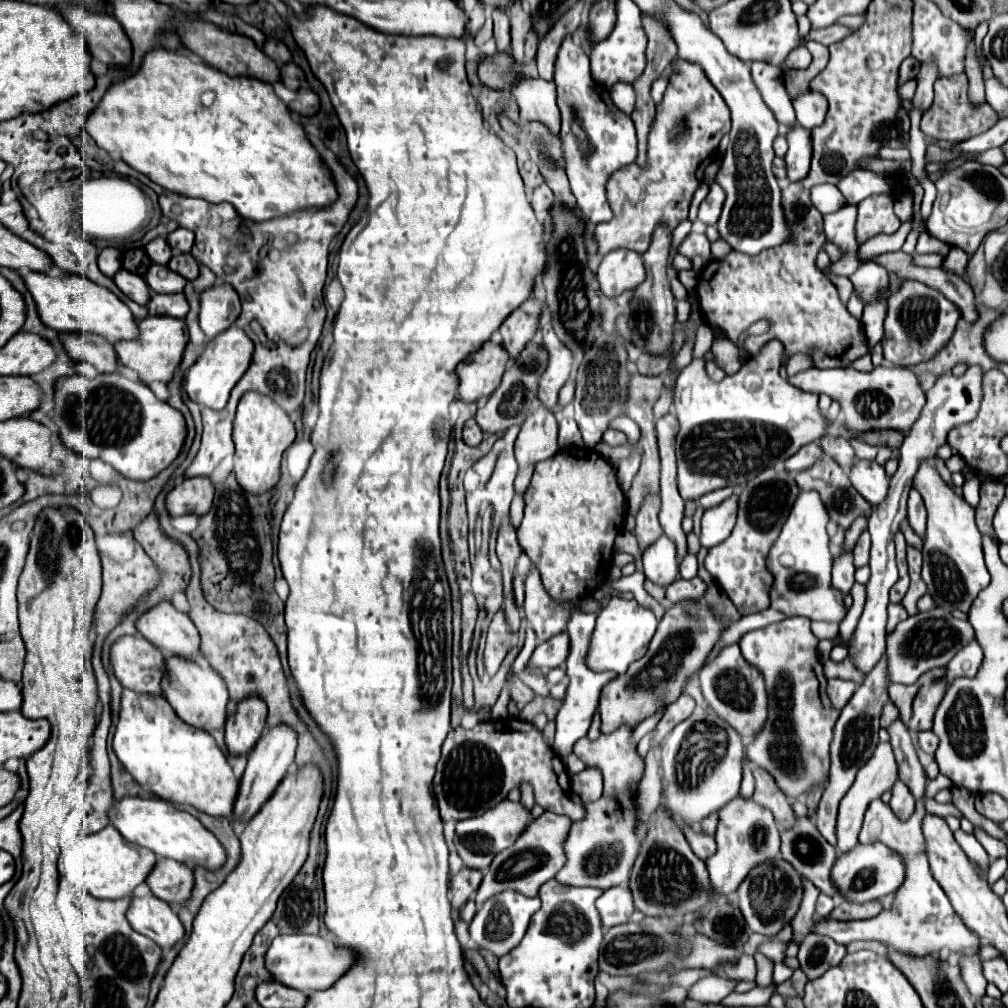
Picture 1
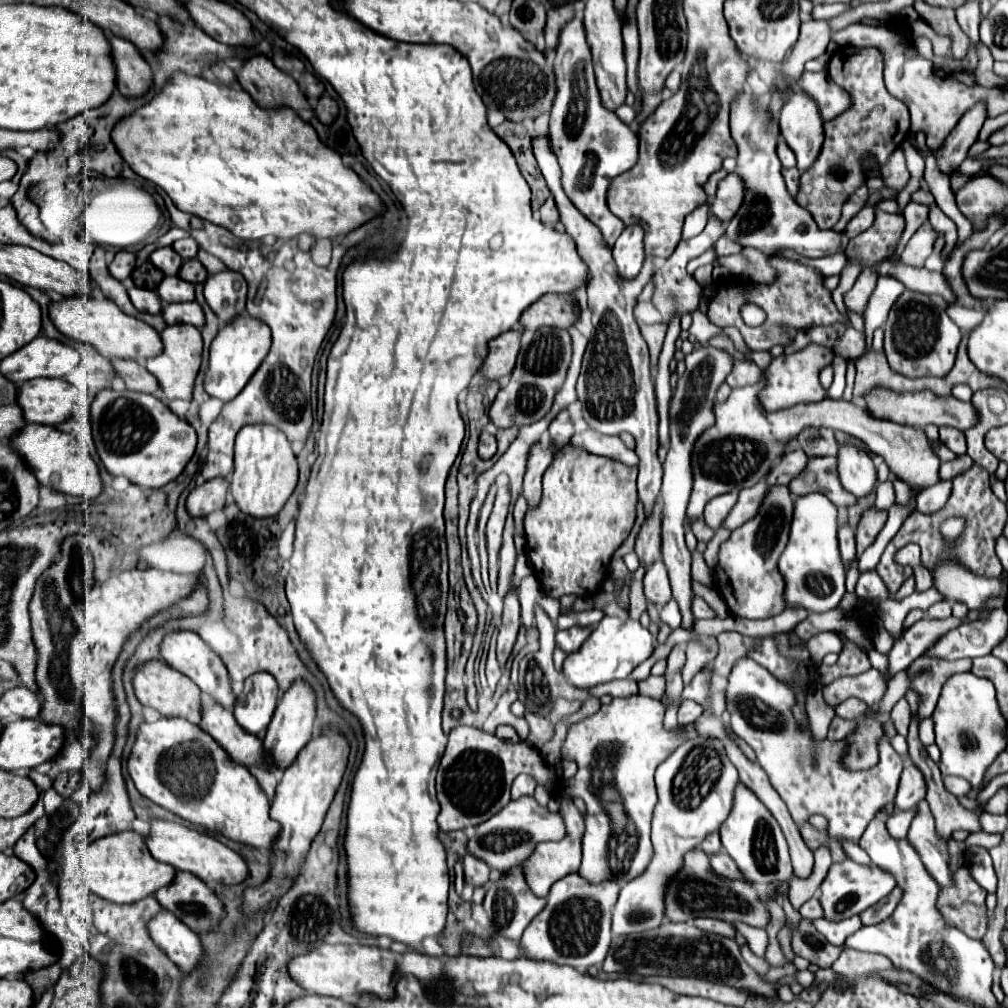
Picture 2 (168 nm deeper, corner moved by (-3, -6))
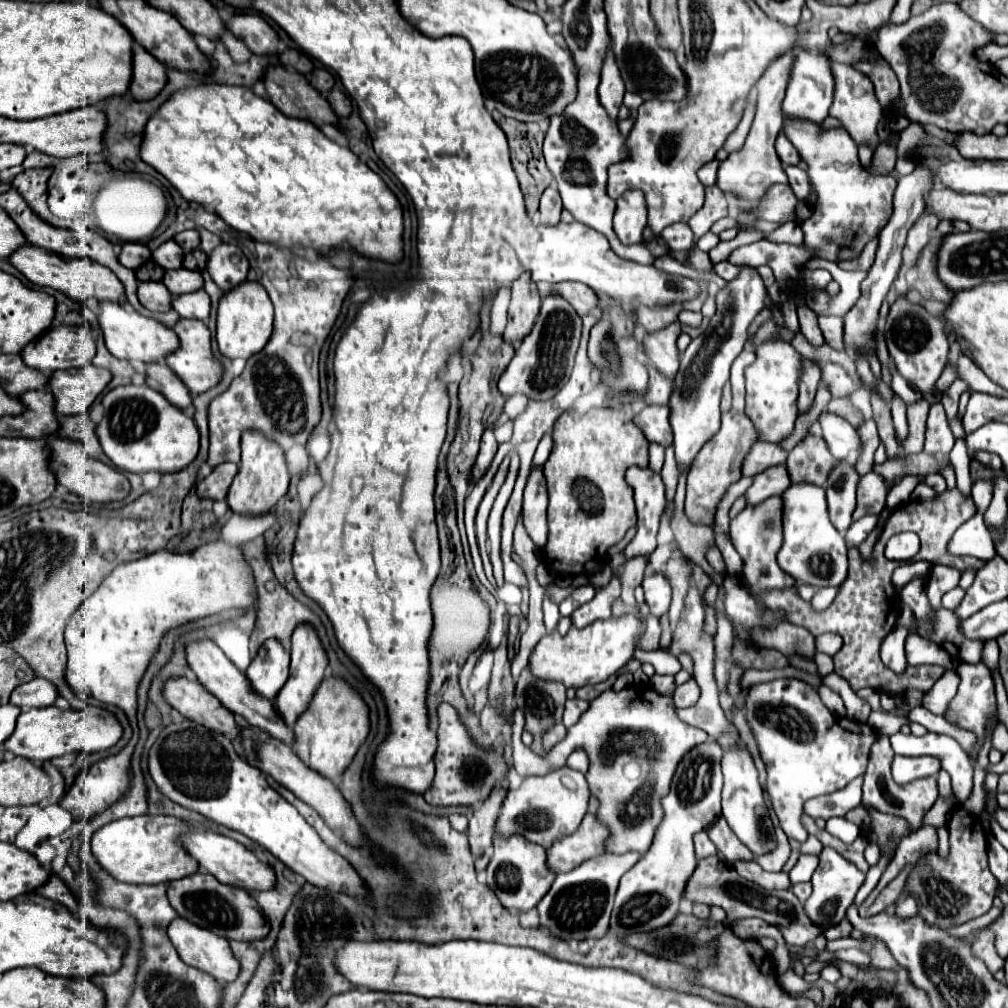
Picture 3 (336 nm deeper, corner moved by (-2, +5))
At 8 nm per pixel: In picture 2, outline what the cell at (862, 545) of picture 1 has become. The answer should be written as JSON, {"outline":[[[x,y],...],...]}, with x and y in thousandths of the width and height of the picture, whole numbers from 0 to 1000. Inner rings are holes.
{"outline":[[[868,501],[862,503],[854,511],[850,527],[848,527],[848,533],[850,533],[850,551],[856,551],[856,547],[868,537],[870,529],[876,525],[878,517],[880,517],[880,507],[870,505]]]}

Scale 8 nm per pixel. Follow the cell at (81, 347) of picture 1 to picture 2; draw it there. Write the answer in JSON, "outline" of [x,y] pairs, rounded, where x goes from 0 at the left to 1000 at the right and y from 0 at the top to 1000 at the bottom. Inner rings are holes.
{"outline":[[[114,356],[112,364],[118,370],[118,374],[124,376],[126,386],[140,388],[140,390],[156,390],[158,388],[158,380],[156,380],[154,372],[148,372],[148,368],[140,360],[134,360],[128,356]]]}

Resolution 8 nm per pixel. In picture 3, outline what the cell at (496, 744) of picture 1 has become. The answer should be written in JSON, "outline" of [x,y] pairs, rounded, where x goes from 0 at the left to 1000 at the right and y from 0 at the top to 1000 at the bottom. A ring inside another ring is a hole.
{"outline":[[[437,698],[435,702],[435,744],[431,750],[433,770],[427,786],[423,786],[423,796],[429,800],[470,800],[480,796],[490,782],[504,782],[506,756],[500,748],[498,728],[492,732],[490,742],[474,740],[460,720],[456,708],[446,698]]]}

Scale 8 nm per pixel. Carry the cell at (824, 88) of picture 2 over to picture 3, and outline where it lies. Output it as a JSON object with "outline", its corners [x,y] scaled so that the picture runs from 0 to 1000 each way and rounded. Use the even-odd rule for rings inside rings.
{"outline":[[[825,62],[825,73],[827,73],[827,101],[823,107],[823,115],[835,119],[835,125],[841,129],[841,133],[845,135],[845,139],[851,145],[863,145],[869,149],[869,145],[873,143],[871,137],[871,123],[875,119],[875,107],[867,95],[867,85],[861,77],[857,77],[855,71],[847,69],[841,63]]]}

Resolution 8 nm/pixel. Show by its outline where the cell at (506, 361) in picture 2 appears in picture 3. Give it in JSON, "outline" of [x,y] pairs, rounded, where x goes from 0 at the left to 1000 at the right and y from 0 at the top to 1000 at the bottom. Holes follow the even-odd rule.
{"outline":[[[518,272],[508,282],[508,298],[504,306],[504,323],[500,327],[502,339],[516,339],[528,325],[536,306],[536,292],[532,282],[526,282],[526,274]]]}

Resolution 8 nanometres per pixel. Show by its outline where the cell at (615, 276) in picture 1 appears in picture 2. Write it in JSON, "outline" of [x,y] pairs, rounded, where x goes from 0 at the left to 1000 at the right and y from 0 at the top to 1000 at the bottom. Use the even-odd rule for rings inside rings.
{"outline":[[[636,221],[622,223],[608,243],[608,257],[616,275],[630,275],[640,259],[638,251],[638,225]]]}

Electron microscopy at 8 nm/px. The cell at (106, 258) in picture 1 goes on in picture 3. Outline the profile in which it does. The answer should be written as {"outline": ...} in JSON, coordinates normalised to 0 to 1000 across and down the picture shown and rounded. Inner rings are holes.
{"outline":[[[121,242],[121,248],[117,252],[117,260],[131,268],[135,268],[147,256],[149,256],[149,248],[145,242]]]}

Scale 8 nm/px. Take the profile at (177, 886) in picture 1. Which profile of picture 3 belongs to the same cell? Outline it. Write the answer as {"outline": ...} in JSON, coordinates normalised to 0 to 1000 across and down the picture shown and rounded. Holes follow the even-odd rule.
{"outline":[[[192,865],[188,869],[171,873],[167,877],[167,893],[177,909],[226,933],[258,933],[268,923],[264,911],[260,905],[256,905],[256,897],[252,897],[244,883],[220,877],[204,865]]]}

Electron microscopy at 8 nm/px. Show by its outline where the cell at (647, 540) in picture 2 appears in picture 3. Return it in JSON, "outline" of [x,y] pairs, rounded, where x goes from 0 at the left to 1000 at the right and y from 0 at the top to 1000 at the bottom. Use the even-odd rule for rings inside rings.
{"outline":[[[629,552],[621,560],[609,563],[609,569],[613,567],[613,575],[615,575],[615,583],[617,583],[615,593],[619,595],[619,599],[629,597],[629,583],[637,577],[641,562],[643,562],[643,552]]]}

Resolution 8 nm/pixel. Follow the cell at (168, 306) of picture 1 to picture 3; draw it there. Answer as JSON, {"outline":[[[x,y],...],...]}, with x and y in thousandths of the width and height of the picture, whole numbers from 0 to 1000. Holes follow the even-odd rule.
{"outline":[[[202,288],[188,290],[188,292],[179,292],[177,296],[171,298],[171,306],[181,315],[204,317],[206,312],[208,312],[208,294]]]}

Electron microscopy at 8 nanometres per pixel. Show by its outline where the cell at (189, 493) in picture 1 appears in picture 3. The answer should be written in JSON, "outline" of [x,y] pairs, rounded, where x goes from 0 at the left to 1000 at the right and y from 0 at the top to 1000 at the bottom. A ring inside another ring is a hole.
{"outline":[[[222,458],[214,462],[208,472],[204,472],[194,480],[194,490],[206,496],[222,496],[234,468],[236,468],[236,462],[230,458]]]}

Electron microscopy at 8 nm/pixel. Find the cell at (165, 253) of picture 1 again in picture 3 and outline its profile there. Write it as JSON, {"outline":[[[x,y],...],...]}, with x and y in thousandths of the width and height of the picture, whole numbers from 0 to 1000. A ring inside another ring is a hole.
{"outline":[[[165,238],[163,242],[159,242],[151,250],[151,256],[165,268],[167,266],[179,266],[181,264],[181,254],[183,254],[183,248],[173,238]]]}

